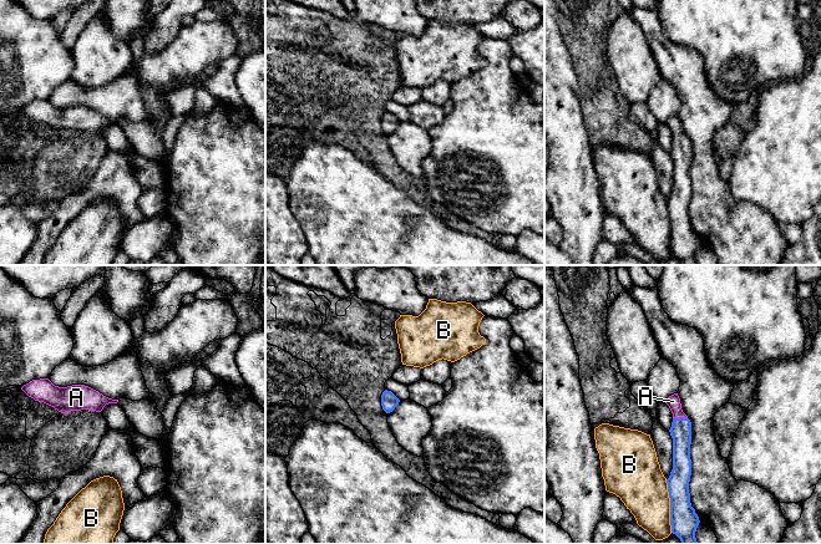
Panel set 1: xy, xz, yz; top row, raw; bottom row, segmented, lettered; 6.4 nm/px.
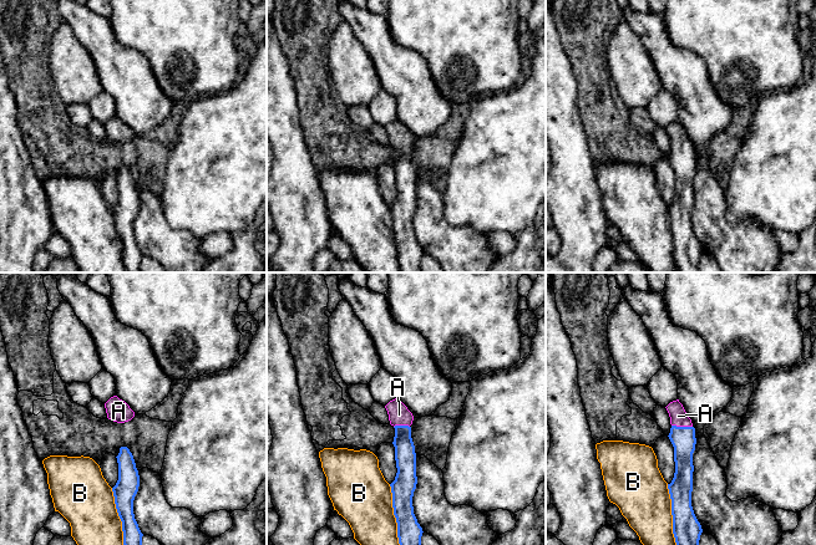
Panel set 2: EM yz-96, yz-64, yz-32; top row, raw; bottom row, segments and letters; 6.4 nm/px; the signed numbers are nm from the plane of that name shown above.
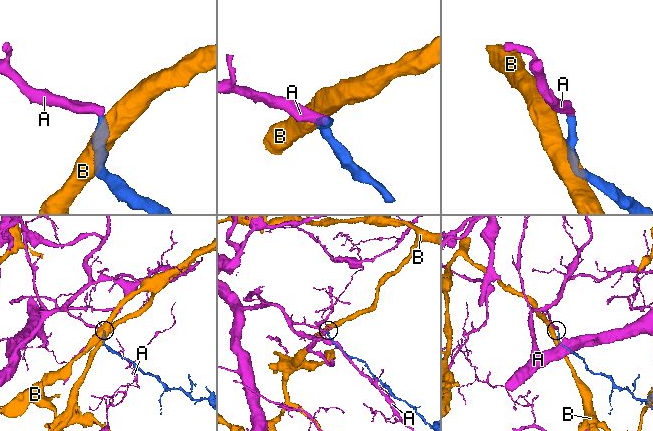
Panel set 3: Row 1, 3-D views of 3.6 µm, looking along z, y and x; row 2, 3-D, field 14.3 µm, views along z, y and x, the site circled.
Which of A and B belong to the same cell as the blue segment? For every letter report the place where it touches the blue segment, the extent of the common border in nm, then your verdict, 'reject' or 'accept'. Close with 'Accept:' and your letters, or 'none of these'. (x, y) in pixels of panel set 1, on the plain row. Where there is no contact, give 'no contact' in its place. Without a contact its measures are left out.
A: contact yz (680, 140); length 100 nm; accept
B: contact yz (670, 227); length 340 nm; reject
Accept: A

